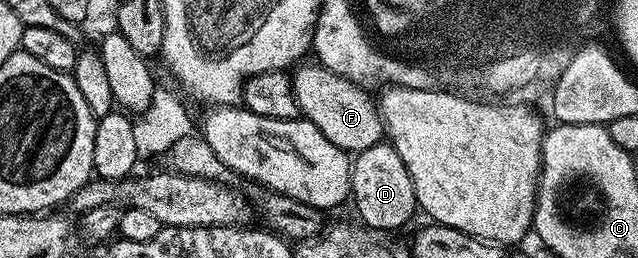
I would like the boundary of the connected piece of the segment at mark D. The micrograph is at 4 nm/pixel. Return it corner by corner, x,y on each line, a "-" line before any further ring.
381,141
361,152
357,159
352,167
351,194
354,199
356,195
356,207
365,225
376,231
396,231
406,226
418,215
418,204
412,178
396,148

